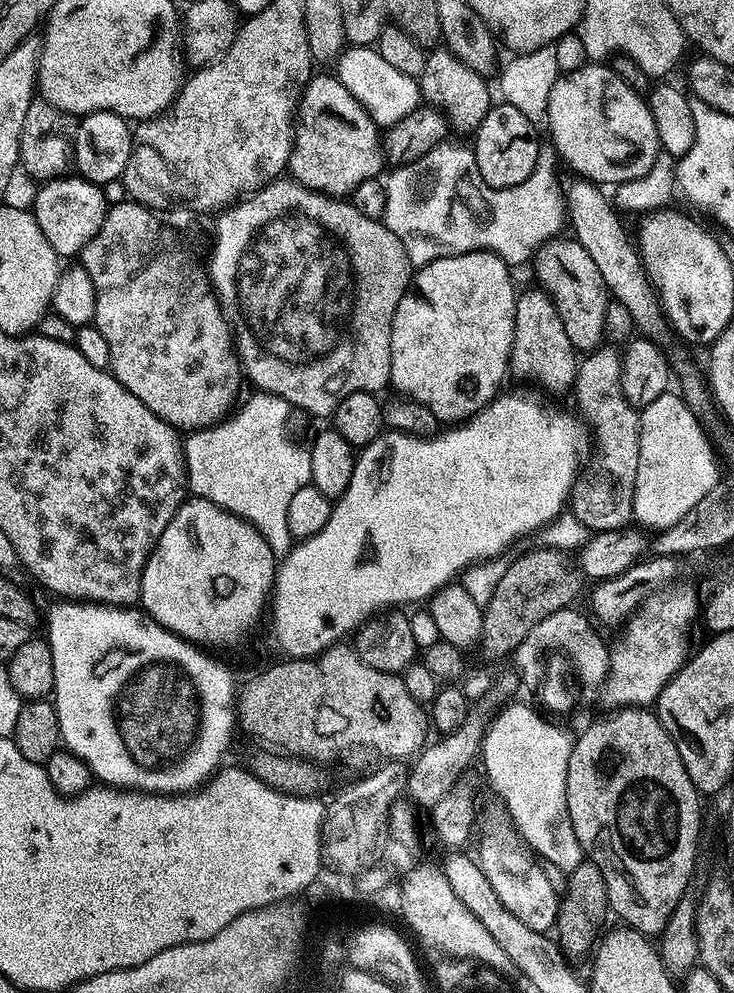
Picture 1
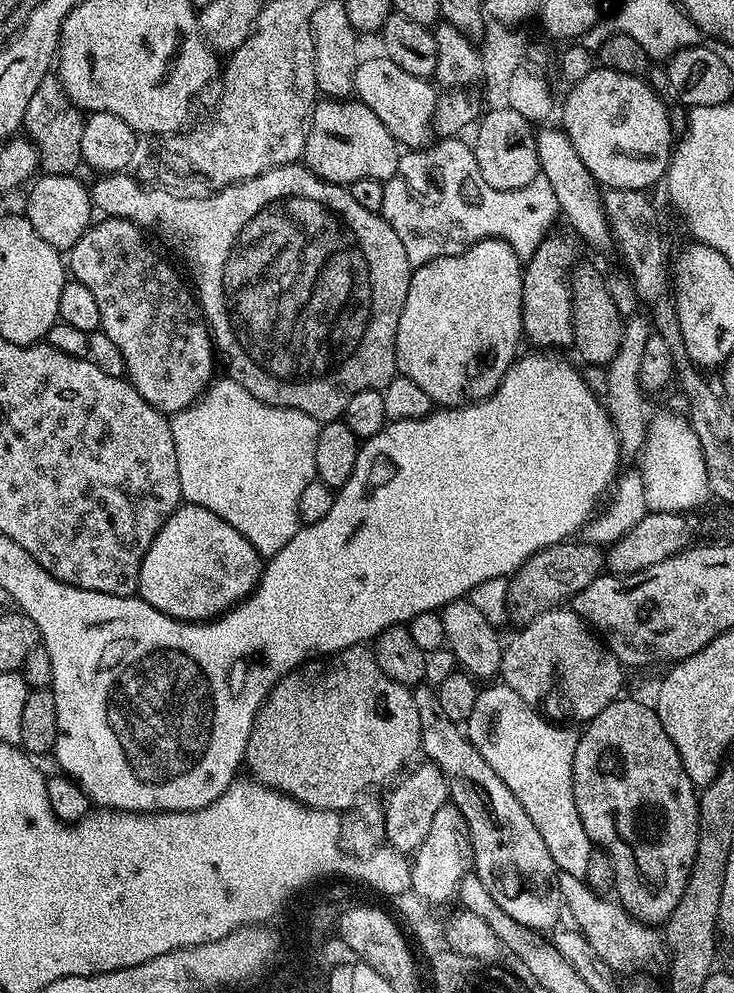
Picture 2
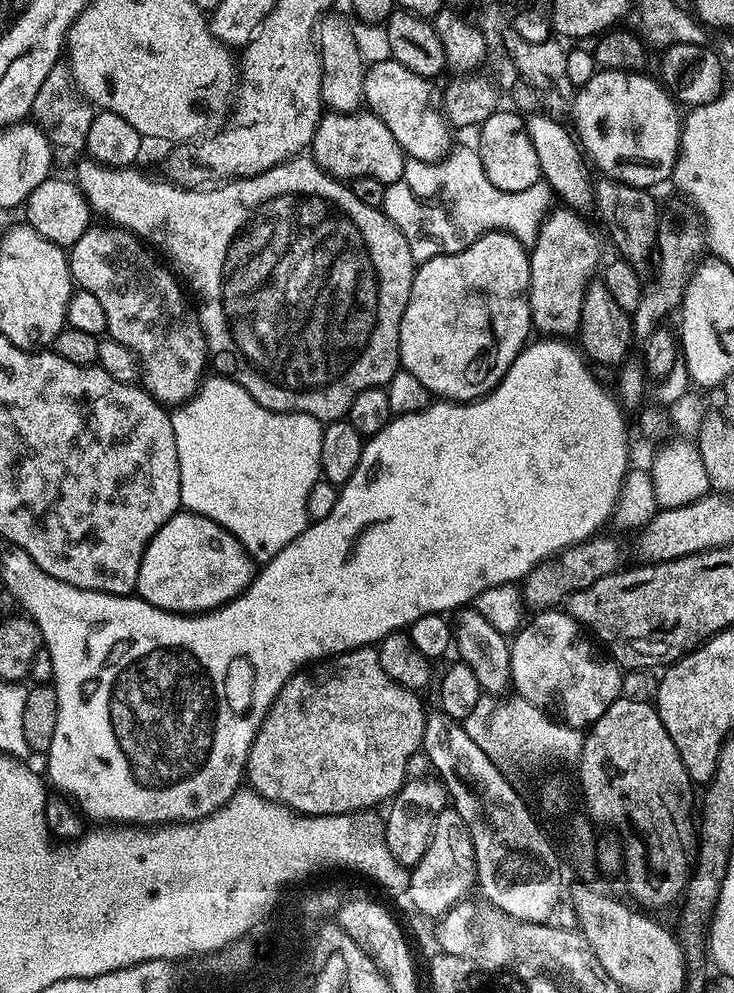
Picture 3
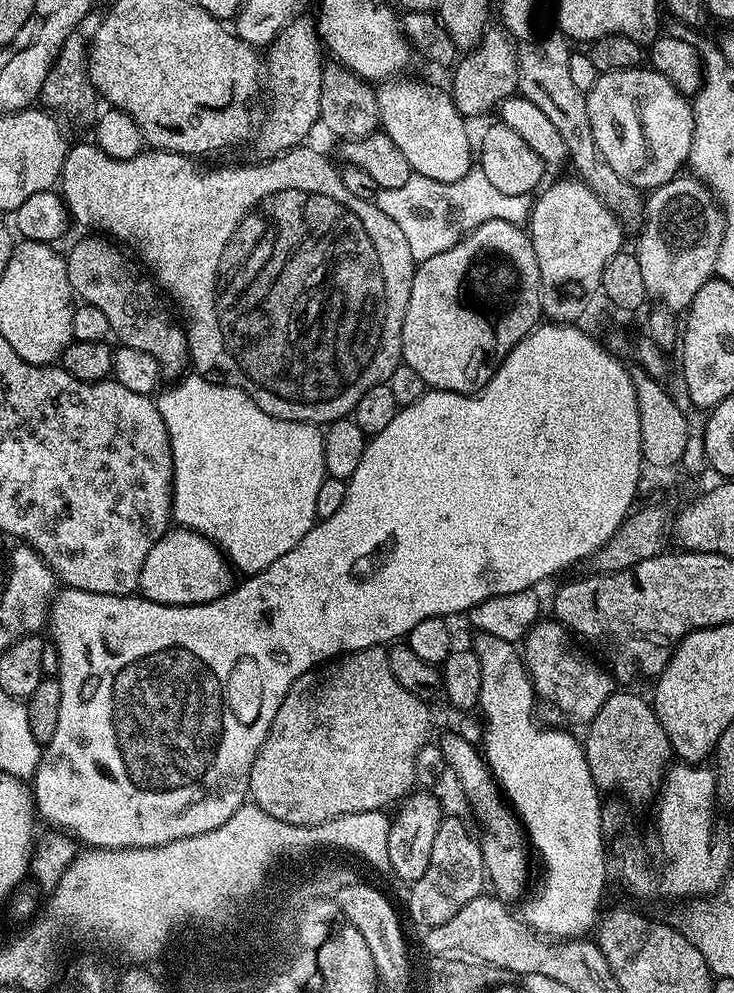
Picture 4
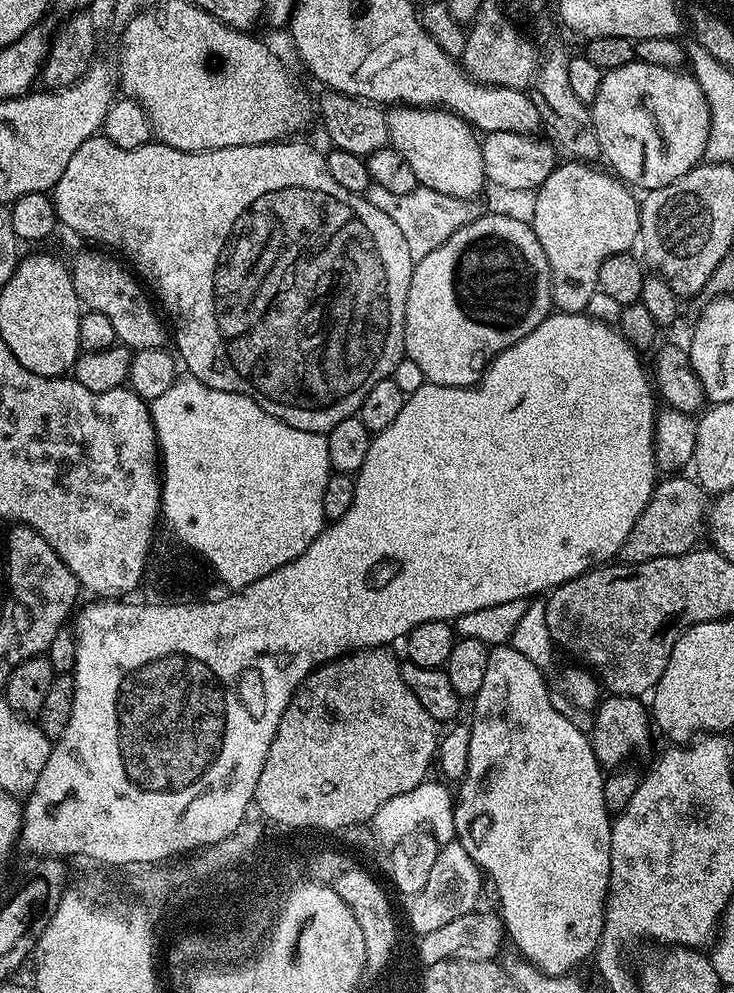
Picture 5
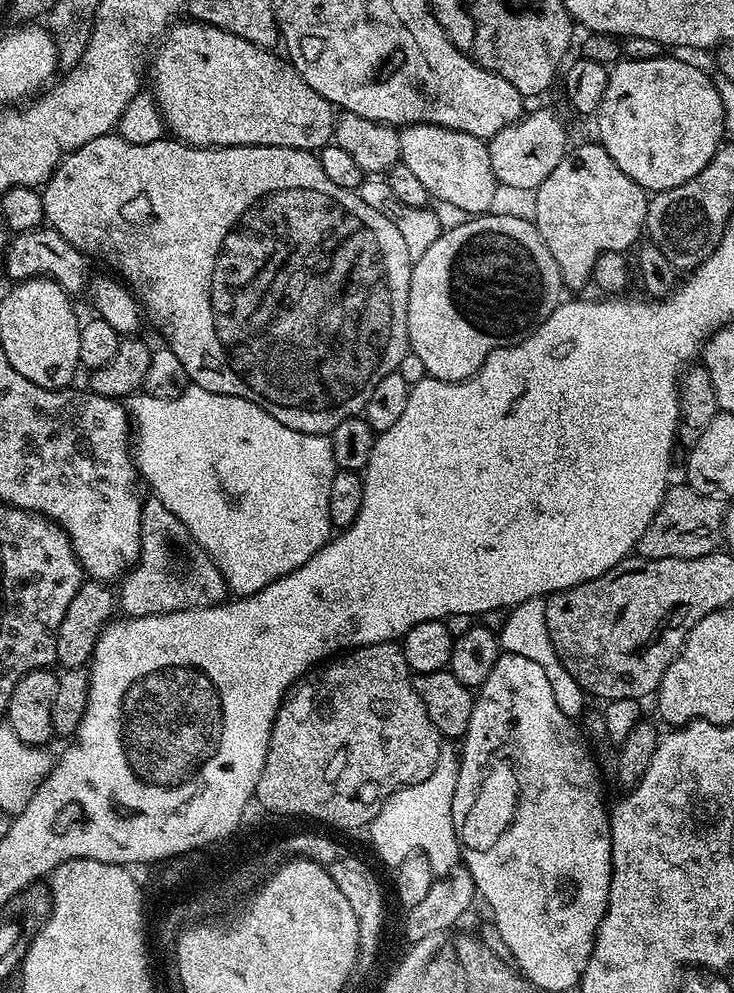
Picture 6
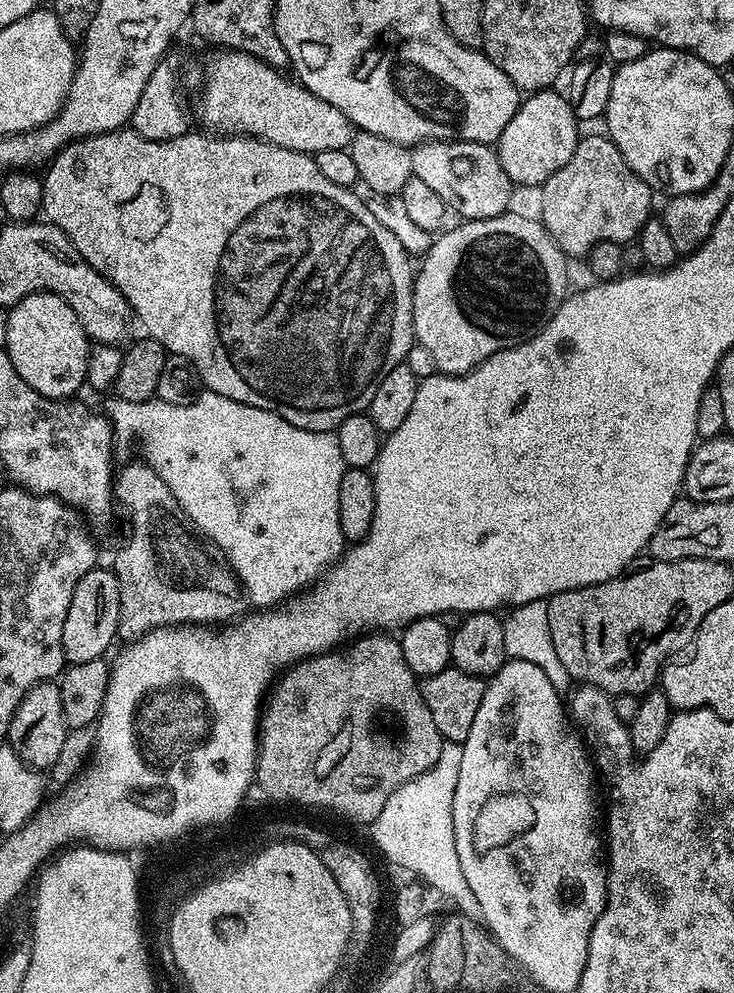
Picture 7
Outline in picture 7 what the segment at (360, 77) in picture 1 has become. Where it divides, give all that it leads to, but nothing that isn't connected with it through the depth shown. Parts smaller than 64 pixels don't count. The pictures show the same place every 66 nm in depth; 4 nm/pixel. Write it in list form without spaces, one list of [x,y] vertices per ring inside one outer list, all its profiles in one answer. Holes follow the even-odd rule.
[[[430,140],[411,149],[412,175],[422,178],[464,220],[485,220],[509,211],[514,185],[502,170],[502,162],[487,144],[465,140]]]

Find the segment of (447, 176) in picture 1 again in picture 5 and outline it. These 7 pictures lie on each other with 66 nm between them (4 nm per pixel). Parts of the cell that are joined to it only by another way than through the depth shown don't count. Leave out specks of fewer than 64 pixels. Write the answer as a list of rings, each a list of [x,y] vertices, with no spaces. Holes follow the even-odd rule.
[[[373,184],[366,195],[371,204],[378,206],[378,210],[387,214],[398,225],[398,230],[402,230],[402,238],[406,238],[406,246],[410,246],[410,258],[413,262],[426,258],[430,250],[442,246],[446,238],[450,238],[450,234],[475,220],[478,215],[478,209],[472,200],[454,198],[450,194],[442,194],[423,186],[418,186],[410,194],[390,194],[390,190]]]

